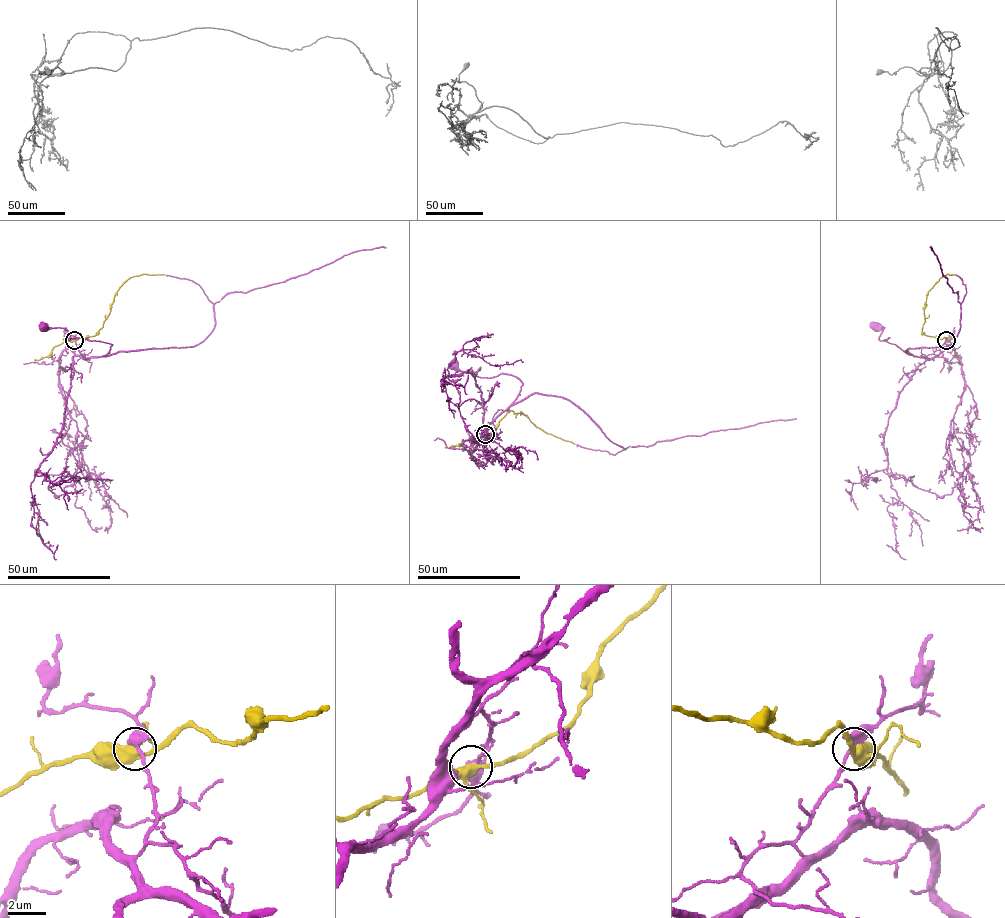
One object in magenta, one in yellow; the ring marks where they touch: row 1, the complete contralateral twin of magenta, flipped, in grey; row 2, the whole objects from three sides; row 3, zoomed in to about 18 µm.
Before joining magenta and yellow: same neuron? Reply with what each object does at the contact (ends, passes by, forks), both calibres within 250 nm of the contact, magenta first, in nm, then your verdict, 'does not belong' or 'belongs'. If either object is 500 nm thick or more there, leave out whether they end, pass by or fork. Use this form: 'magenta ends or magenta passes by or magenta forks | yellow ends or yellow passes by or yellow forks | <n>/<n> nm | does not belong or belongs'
magenta passes by | yellow forks | 420/400 nm | belongs

